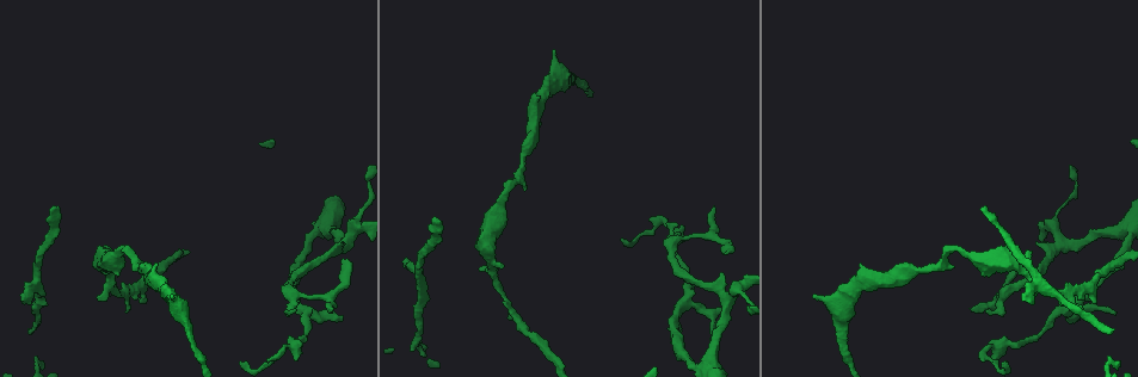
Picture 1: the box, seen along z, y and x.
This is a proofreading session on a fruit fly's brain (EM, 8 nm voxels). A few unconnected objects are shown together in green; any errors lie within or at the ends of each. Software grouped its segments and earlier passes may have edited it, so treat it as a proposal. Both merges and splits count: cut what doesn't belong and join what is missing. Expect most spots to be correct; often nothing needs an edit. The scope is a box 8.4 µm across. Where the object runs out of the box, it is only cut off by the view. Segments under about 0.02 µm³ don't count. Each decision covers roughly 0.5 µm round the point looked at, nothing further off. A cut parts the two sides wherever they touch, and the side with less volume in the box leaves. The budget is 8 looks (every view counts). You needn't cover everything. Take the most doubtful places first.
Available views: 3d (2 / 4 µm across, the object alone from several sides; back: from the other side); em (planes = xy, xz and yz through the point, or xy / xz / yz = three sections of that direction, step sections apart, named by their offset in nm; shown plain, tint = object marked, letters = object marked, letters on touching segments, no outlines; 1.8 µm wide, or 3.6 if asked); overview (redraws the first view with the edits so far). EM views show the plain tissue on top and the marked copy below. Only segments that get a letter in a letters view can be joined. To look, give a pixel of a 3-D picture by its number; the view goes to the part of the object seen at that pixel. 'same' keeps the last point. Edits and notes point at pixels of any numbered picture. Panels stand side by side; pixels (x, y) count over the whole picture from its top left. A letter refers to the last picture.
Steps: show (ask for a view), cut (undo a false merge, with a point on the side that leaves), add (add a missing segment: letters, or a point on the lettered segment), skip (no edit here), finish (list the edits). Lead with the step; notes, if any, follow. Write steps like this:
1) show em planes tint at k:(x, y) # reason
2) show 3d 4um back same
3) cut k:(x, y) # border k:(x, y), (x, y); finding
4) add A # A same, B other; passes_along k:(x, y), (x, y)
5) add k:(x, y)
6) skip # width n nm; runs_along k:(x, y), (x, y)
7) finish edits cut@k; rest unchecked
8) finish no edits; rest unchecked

show em xz step 16 letters at 1:(170, 295)

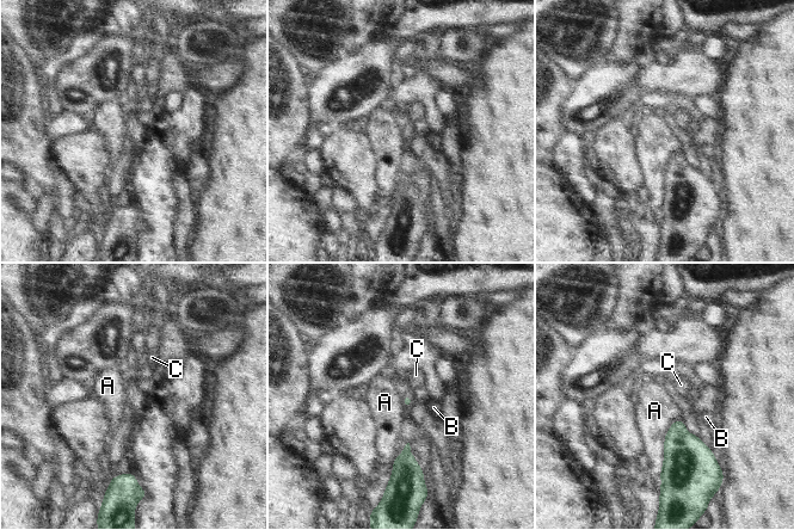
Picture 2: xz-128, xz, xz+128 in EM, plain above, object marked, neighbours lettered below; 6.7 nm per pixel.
show em planes letters same # another direction

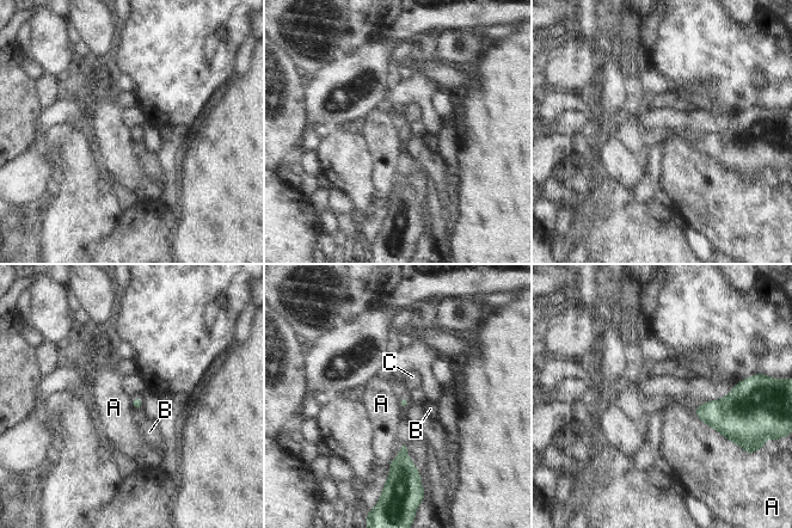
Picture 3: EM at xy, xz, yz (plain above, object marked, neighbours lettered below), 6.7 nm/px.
skip # A other, B other, C other; border 3:(694, 409), (705, 424), (735, 443); none of them fits

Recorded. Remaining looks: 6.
show 3d 4um at 1:(1064, 247) # sharp bend

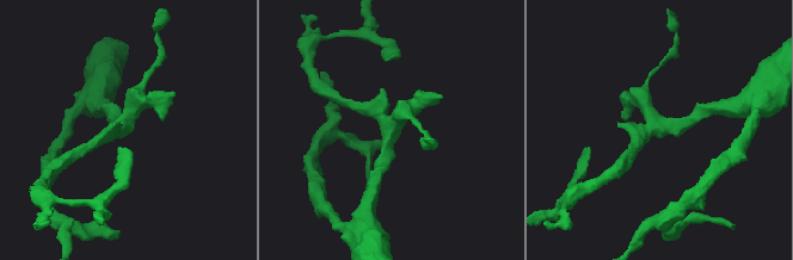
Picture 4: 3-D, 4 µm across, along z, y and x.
show em yz step 16 tint at 4:(389, 128) # arms 4; shape alone is not enough

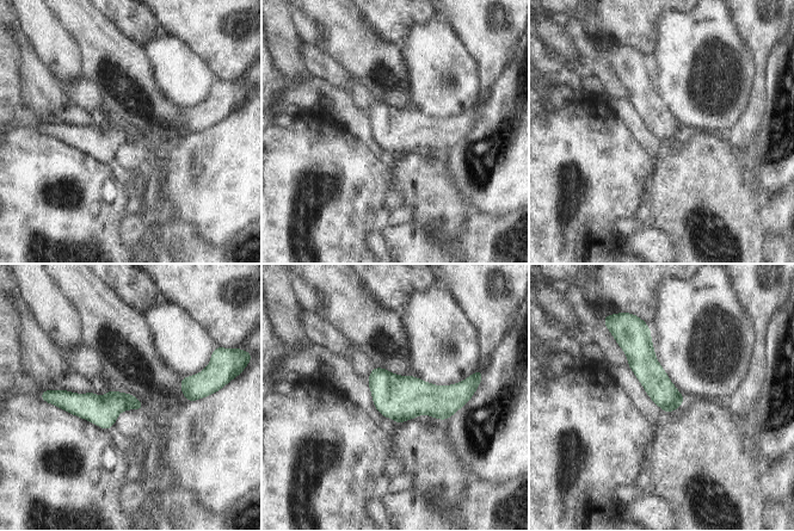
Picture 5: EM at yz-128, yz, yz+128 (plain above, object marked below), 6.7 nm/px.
show em xz step 4 letters same

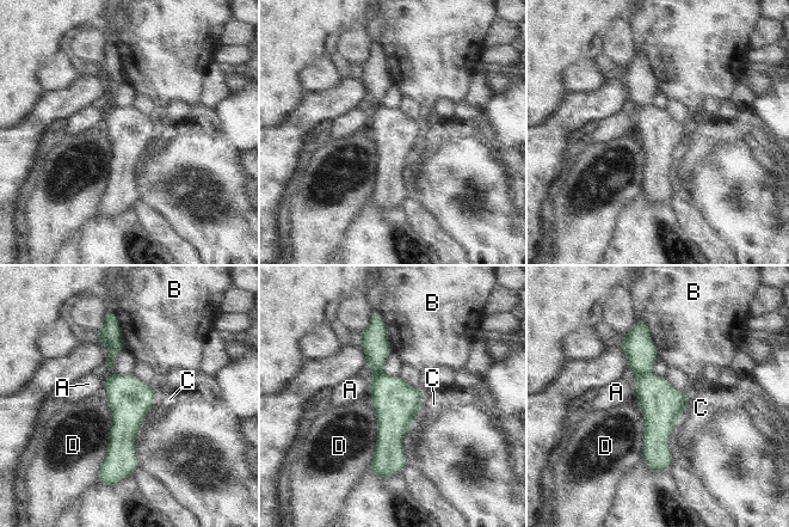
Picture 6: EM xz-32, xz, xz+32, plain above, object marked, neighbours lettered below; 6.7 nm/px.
skip # width 280 nm; A other, B other, C other, D other; runs_along 6:(380, 329), (387, 471); one neuron here

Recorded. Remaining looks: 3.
show em xy step 4 tint at 1:(293, 312) # free end

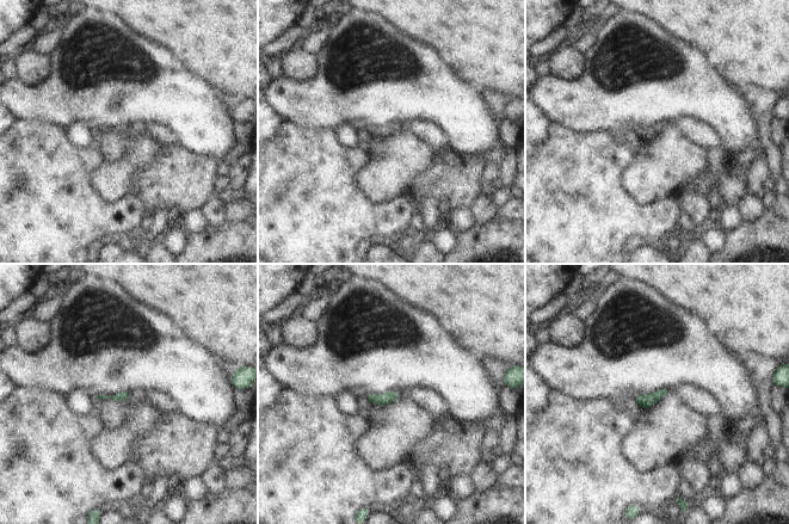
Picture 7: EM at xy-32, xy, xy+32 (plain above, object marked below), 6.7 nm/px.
show em planes letters same

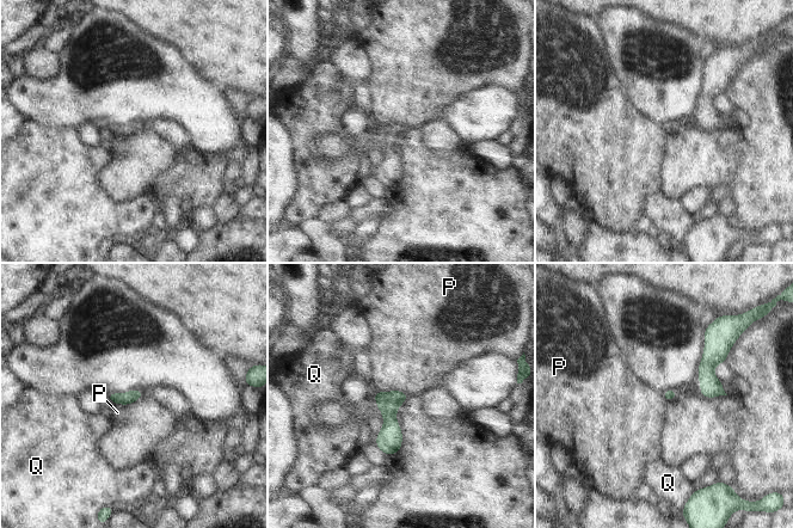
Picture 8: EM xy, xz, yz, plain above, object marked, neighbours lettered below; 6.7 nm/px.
skip # P other, Q other; border 8:(373, 391), (400, 390), (410, 396); no lettered segment goes on from it

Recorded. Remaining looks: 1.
finish no edits; rest unchecked

